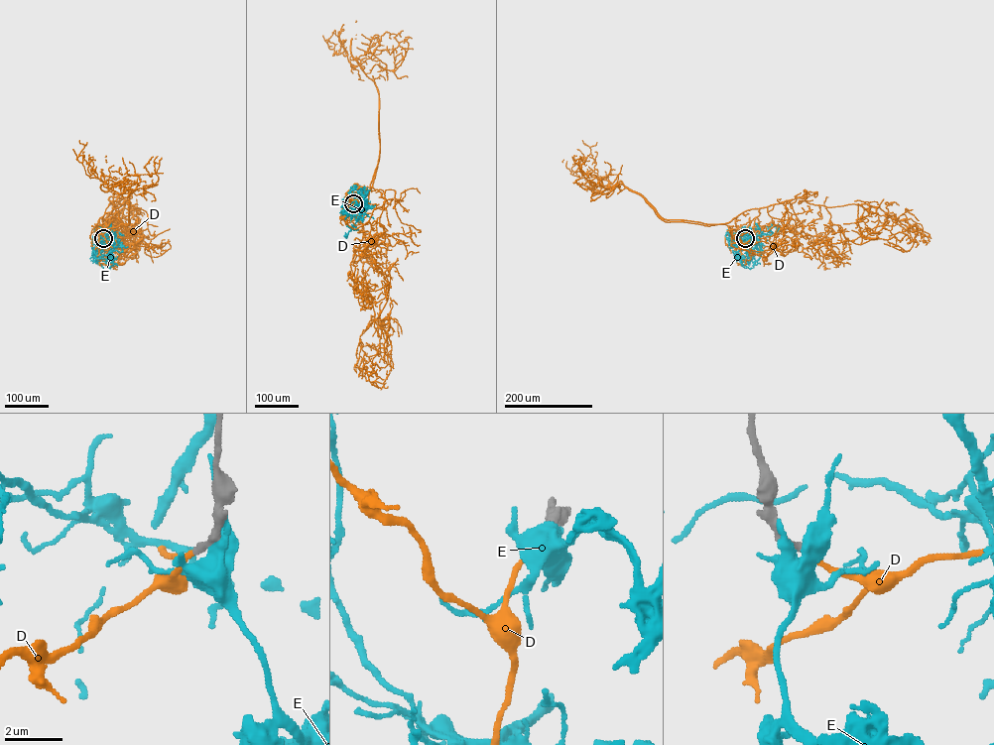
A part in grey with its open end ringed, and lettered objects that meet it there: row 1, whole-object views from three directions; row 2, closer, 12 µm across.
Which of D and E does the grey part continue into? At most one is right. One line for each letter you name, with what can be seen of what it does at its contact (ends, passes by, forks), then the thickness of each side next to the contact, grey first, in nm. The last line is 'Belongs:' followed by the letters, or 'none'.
D: it ends | 240/170 nm
Belongs: D

